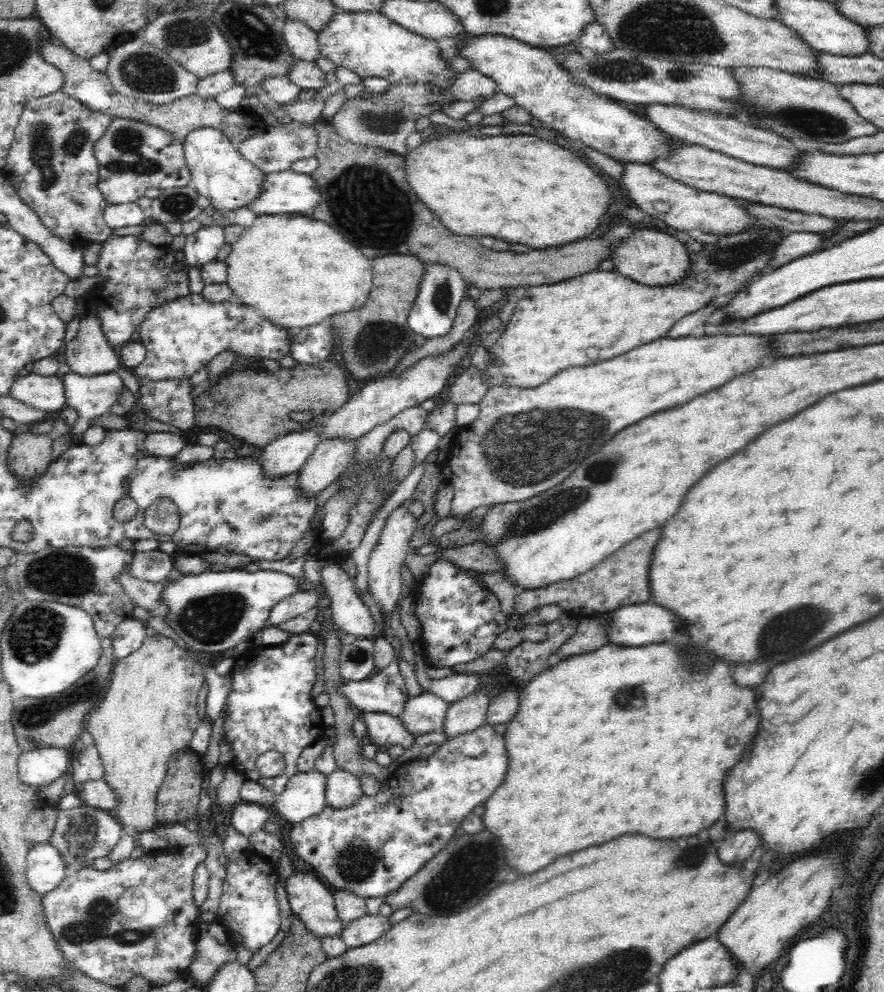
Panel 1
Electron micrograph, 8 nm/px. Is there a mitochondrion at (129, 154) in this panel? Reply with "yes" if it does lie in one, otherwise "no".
yes

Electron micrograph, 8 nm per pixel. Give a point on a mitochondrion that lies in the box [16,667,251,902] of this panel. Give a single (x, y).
(79, 841)

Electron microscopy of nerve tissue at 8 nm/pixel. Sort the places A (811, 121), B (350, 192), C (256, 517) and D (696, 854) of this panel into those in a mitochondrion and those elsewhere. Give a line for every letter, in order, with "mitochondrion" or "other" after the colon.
A: mitochondrion
B: mitochondrion
C: mitochondrion
D: mitochondrion

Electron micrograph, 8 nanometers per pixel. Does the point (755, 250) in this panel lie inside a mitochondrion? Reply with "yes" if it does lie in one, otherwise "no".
yes

